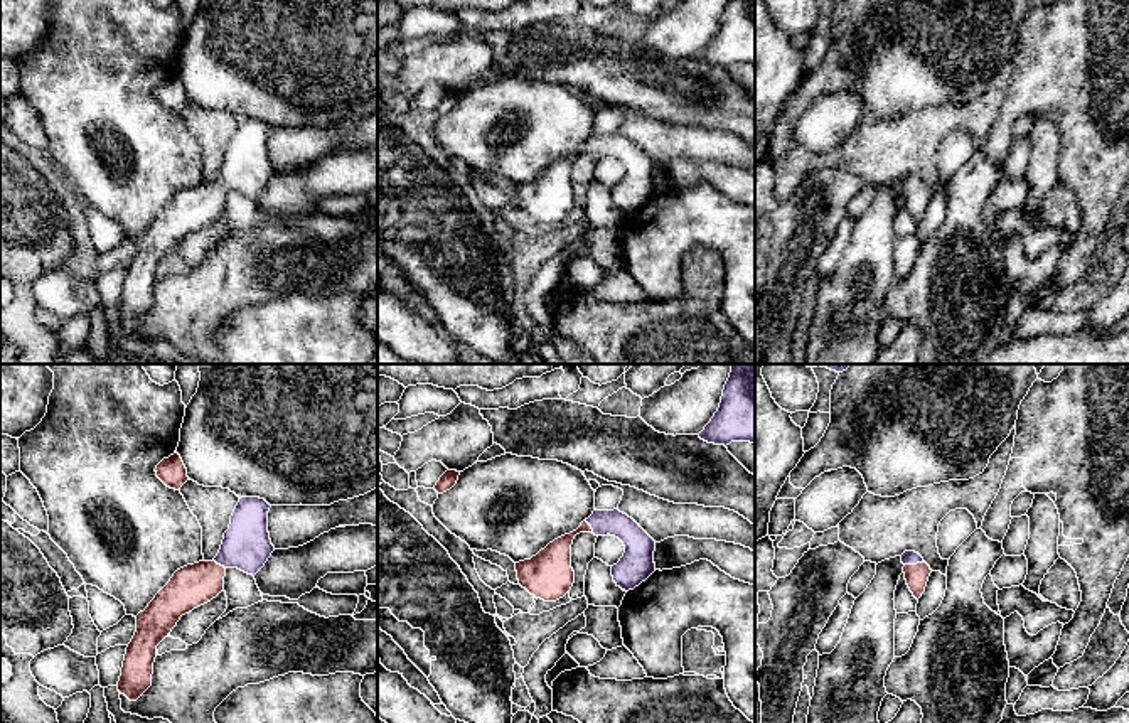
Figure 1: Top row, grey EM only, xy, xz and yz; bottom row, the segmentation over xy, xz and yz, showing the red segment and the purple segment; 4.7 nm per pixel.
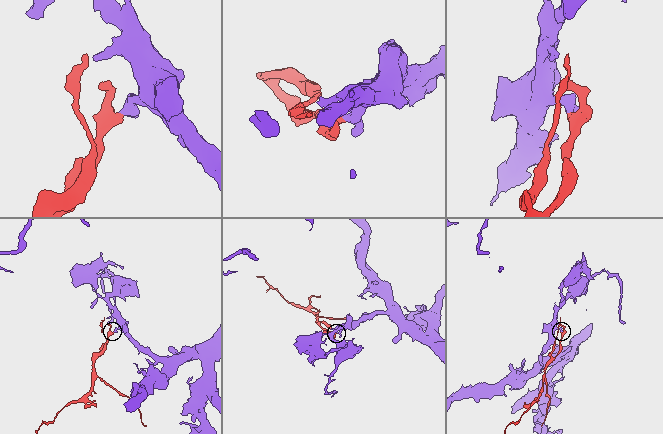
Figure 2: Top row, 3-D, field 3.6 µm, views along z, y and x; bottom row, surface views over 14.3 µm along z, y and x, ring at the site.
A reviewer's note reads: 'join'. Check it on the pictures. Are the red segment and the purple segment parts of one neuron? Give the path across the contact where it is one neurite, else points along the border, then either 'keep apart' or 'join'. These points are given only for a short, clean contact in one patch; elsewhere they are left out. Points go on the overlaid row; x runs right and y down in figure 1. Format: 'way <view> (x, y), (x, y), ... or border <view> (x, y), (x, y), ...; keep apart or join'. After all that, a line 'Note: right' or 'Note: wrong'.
way yz (917, 575), (914, 565), (909, 556); join
Note: right

